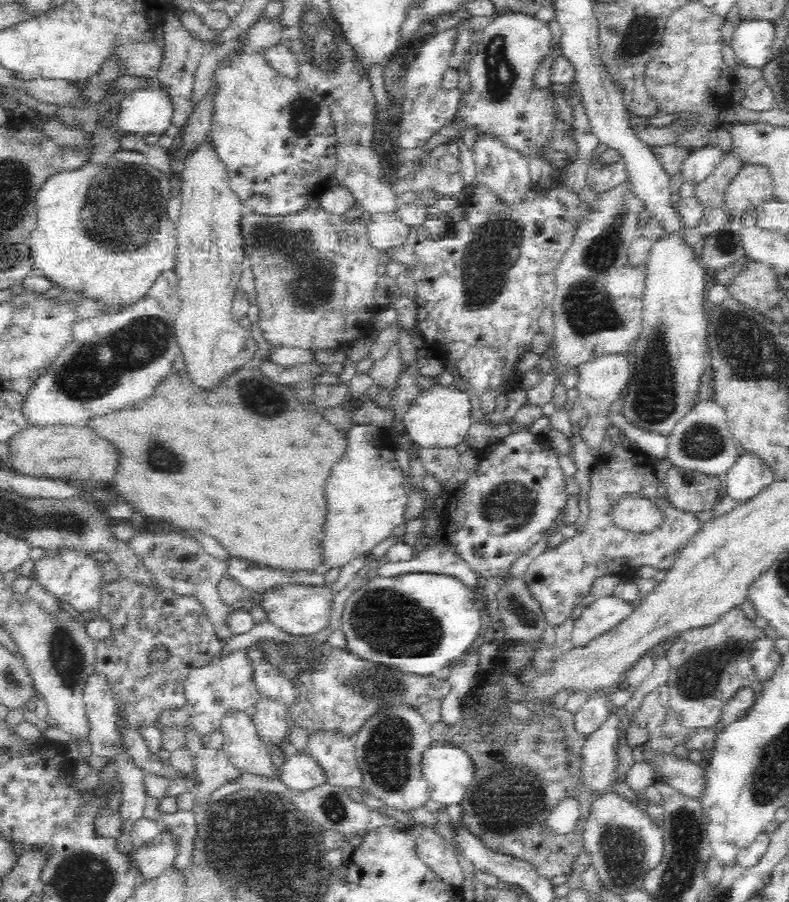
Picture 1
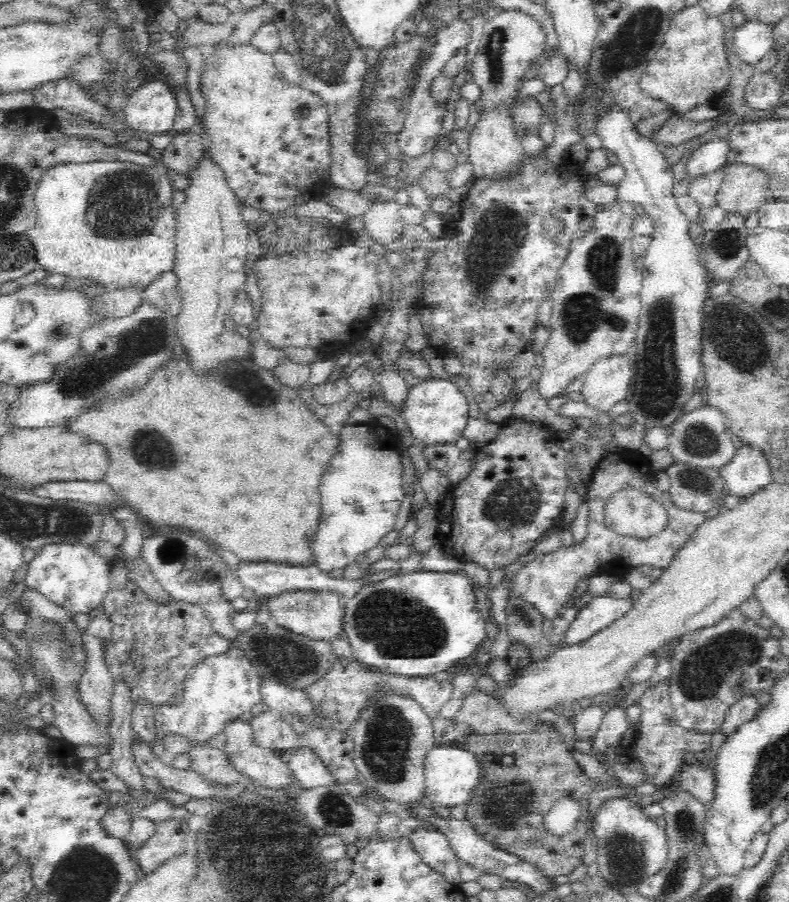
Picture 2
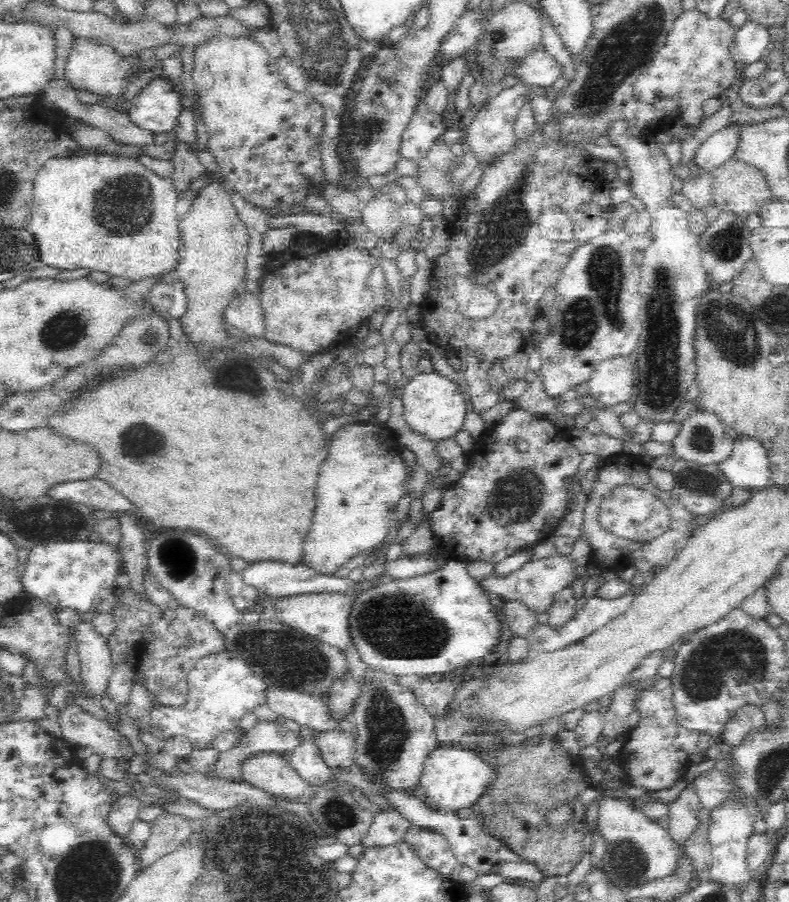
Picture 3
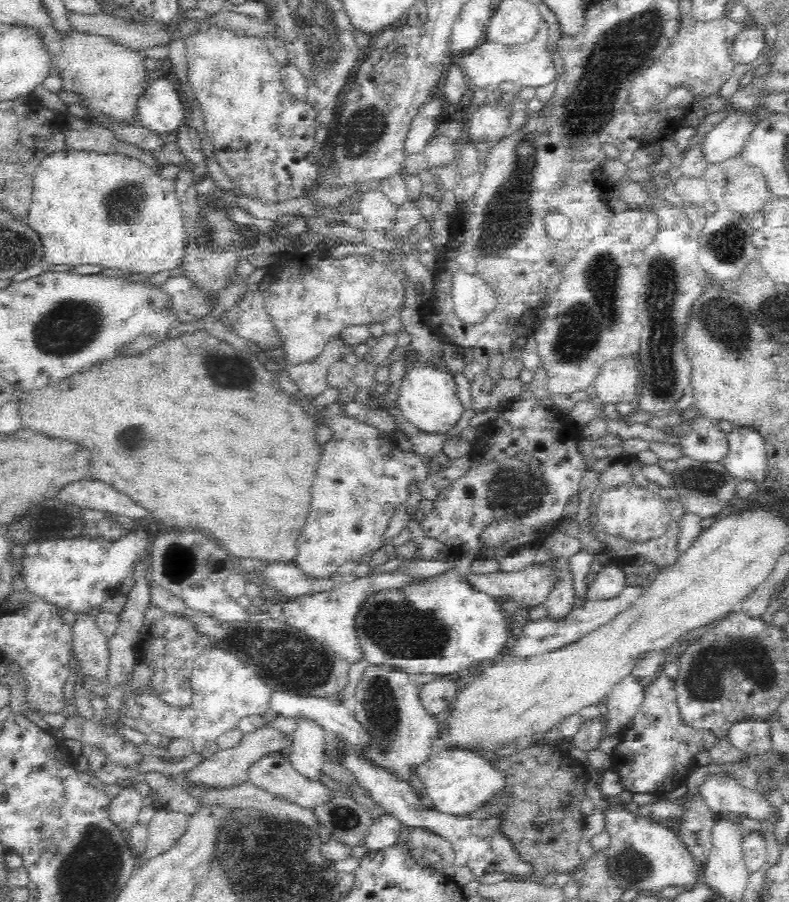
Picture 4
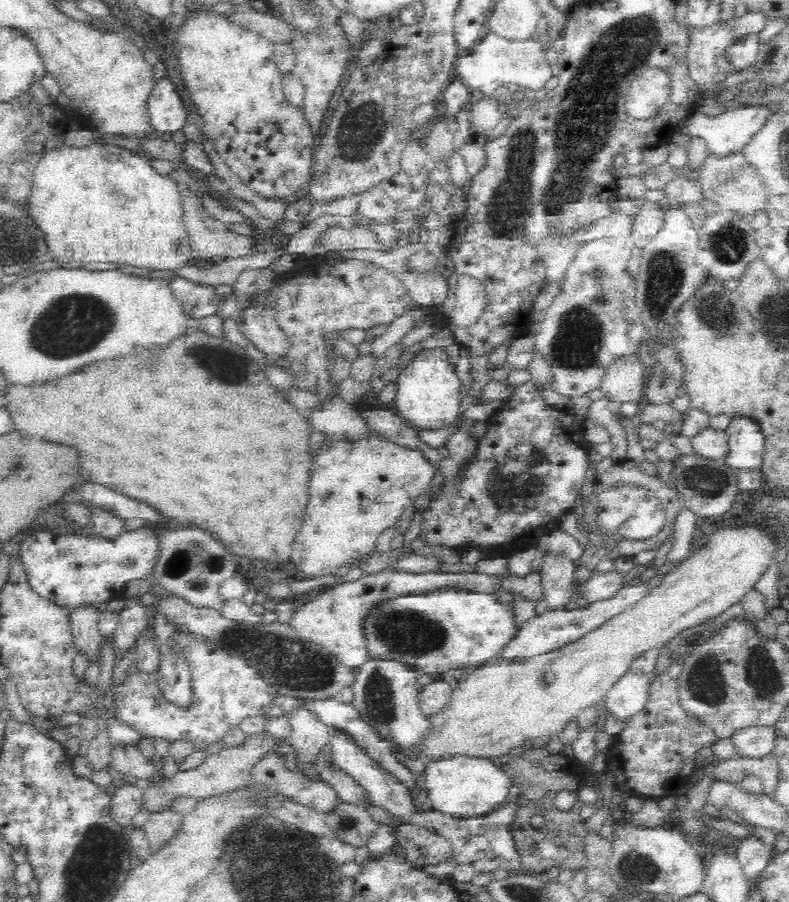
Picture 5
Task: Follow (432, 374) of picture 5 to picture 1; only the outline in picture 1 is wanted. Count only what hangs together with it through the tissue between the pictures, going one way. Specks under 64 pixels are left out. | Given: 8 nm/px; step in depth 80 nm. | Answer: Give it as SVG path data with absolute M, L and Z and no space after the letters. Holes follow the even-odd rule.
M437 383L432 384L430 388L421 387L403 417L405 432L417 448L456 447L465 440L473 423L470 408L468 395L463 391L460 383L454 383L451 386L442 386Z

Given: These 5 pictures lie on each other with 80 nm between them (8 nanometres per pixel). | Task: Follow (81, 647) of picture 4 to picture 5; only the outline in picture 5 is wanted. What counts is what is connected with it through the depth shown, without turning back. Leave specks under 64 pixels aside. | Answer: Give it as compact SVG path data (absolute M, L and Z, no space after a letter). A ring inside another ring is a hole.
M92 603L78 605L69 610L69 623L78 652L86 653L89 660L96 660L106 641L98 628L99 612Z

